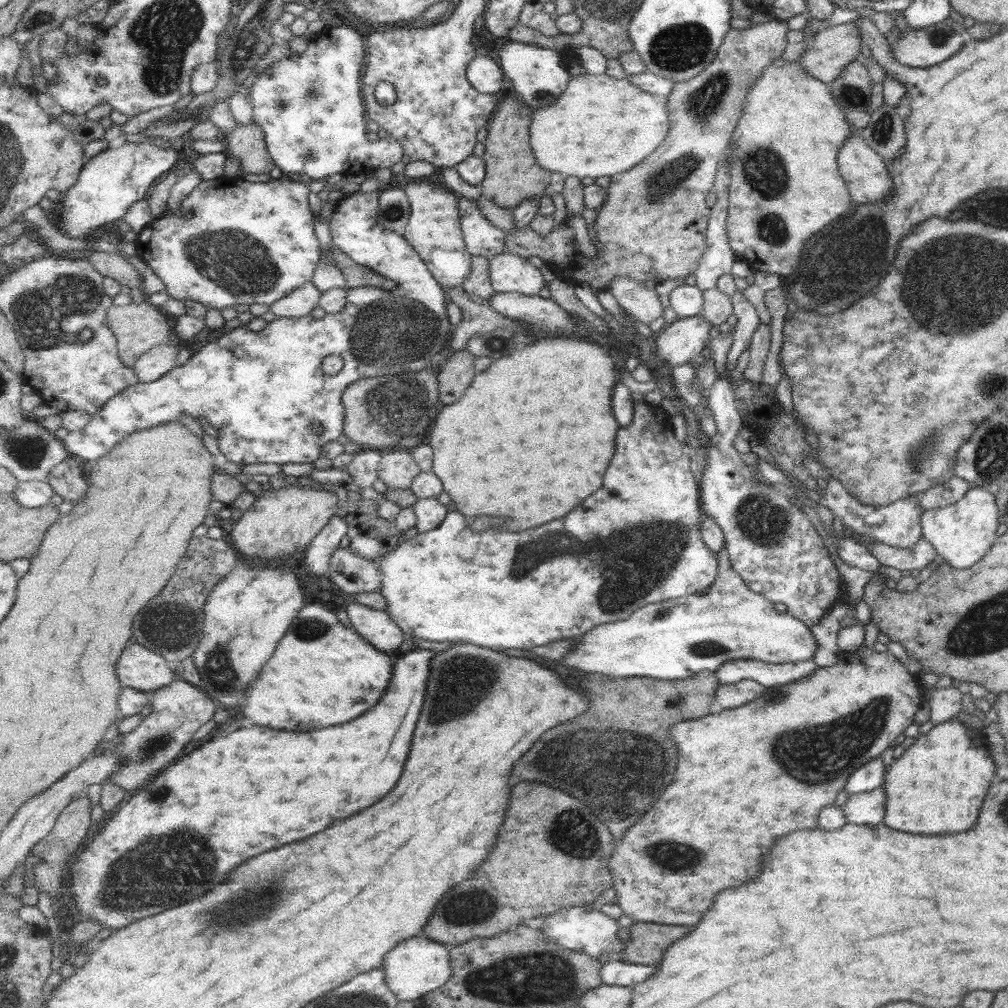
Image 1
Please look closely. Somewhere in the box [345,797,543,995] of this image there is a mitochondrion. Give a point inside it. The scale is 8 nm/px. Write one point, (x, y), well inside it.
(468, 909)

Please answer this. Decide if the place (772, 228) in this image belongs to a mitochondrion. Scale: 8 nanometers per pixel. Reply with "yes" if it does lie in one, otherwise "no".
yes

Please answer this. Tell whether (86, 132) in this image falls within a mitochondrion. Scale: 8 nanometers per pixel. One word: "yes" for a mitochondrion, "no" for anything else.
no

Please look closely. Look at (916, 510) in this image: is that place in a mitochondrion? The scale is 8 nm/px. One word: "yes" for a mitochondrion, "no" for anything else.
no

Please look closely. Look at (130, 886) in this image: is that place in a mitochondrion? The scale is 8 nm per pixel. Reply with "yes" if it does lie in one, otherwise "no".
yes

